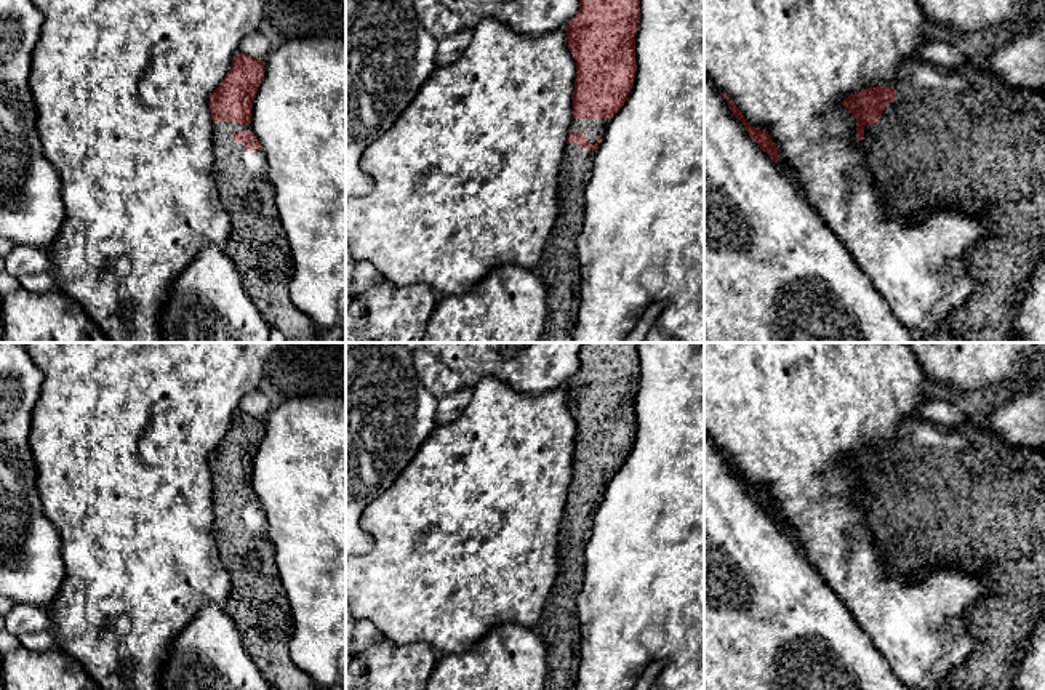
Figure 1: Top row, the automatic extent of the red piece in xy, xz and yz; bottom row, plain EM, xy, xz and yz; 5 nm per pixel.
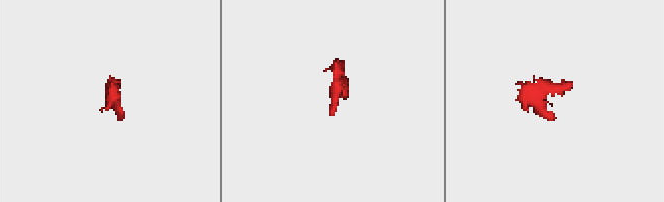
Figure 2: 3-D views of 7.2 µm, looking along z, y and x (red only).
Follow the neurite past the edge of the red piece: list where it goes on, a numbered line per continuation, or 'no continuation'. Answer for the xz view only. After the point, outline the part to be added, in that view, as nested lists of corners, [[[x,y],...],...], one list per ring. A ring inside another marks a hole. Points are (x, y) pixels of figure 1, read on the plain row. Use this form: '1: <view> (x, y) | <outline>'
1: xz (592, 485) | [[[573,477],[570,483],[570,490],[584,491],[591,503],[597,501],[597,495],[605,491],[610,479],[605,477]]]

